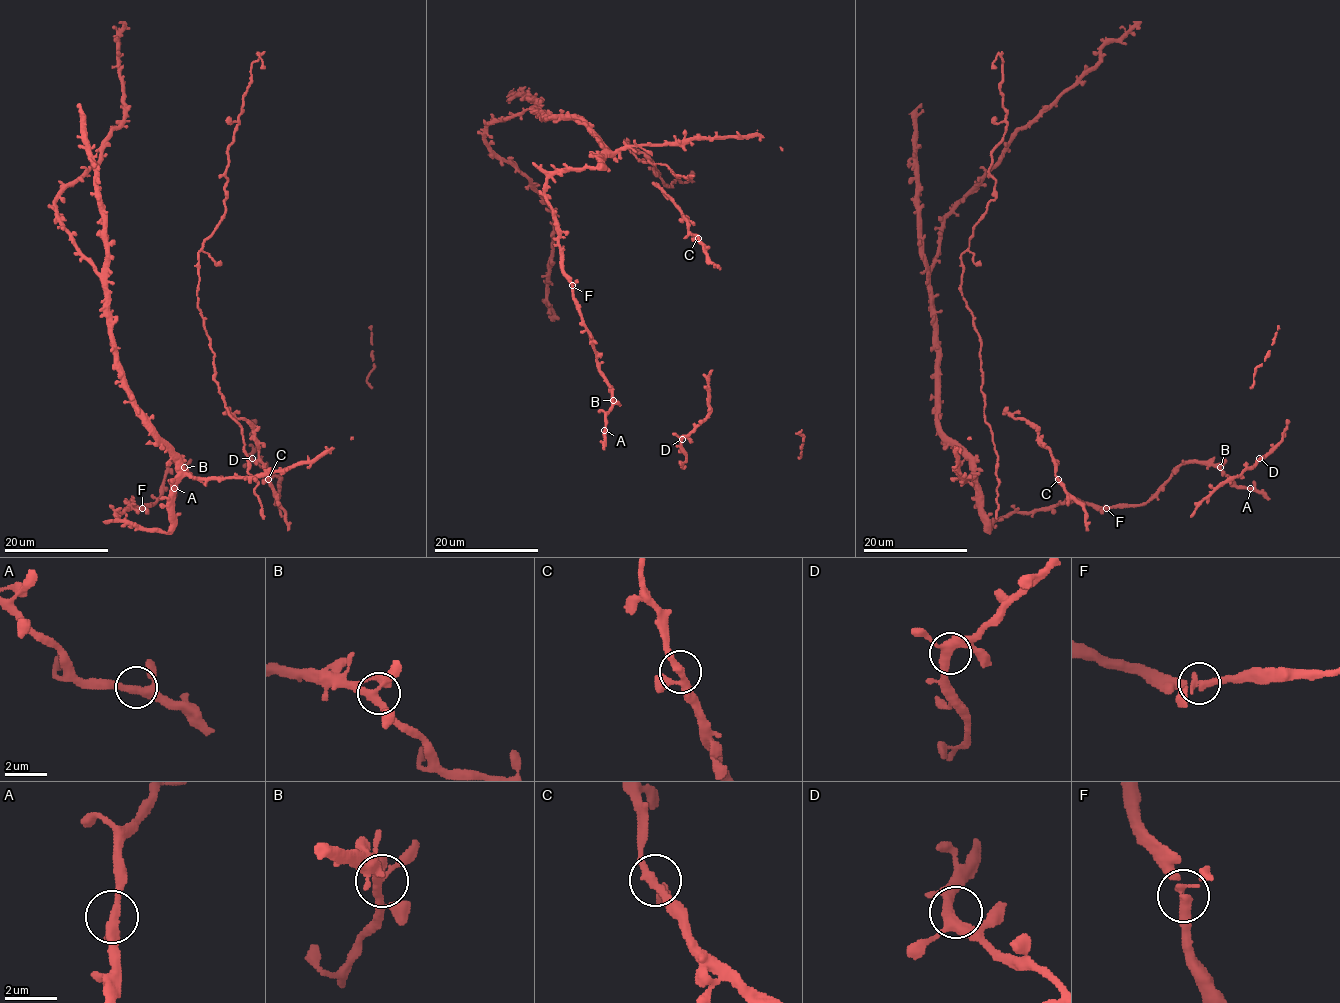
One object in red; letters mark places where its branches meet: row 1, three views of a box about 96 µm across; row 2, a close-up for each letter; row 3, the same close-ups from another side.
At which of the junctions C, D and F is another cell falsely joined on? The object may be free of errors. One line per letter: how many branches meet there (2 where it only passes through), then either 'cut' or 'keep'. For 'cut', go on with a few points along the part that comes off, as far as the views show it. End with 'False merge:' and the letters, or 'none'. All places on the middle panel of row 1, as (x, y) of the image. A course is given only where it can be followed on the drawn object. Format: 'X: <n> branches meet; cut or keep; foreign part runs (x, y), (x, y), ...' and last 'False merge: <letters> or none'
C: 3 branches meet; keep
D: 3 branches meet; keep
F: 3 branches meet; keep
False merge: none

